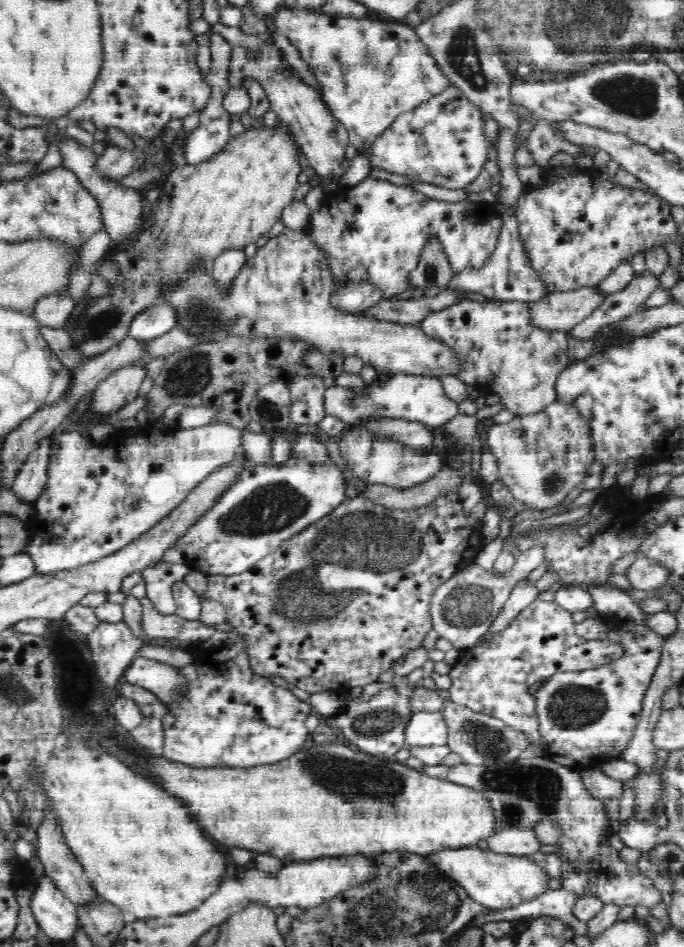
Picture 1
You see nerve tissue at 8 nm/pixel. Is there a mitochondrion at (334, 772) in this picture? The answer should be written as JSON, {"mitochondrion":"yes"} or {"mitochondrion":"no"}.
{"mitochondrion":"yes"}

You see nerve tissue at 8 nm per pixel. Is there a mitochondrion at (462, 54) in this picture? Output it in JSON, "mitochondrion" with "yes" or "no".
{"mitochondrion":"yes"}

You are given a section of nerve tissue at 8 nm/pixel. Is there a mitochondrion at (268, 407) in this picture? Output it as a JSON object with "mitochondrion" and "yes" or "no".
{"mitochondrion":"yes"}

